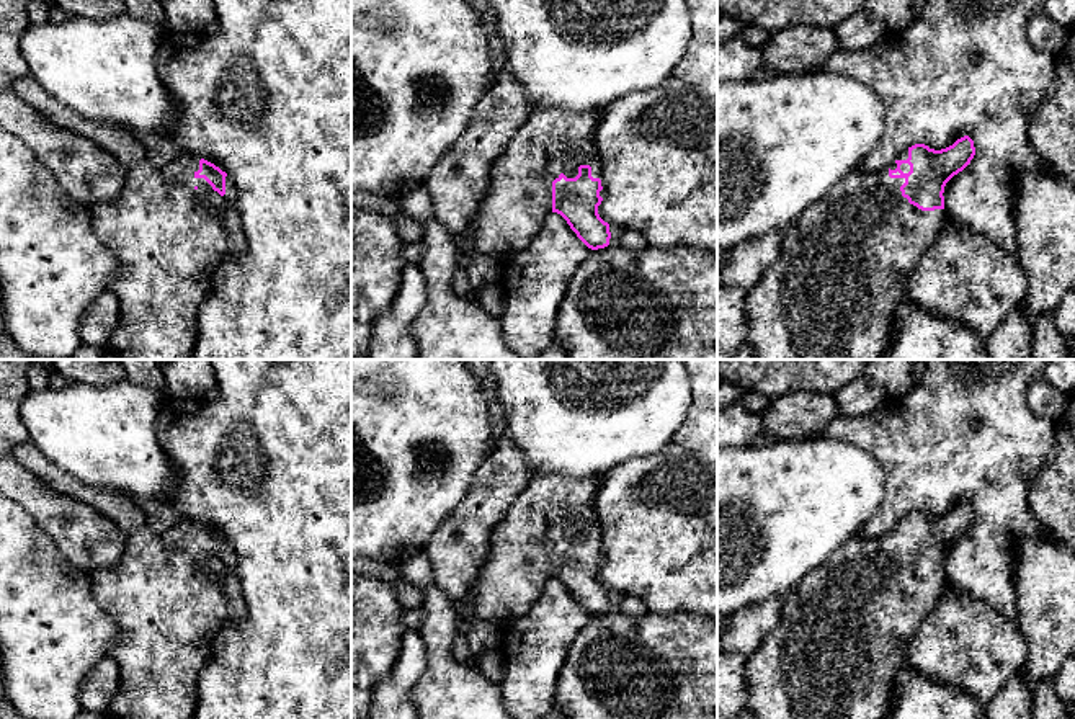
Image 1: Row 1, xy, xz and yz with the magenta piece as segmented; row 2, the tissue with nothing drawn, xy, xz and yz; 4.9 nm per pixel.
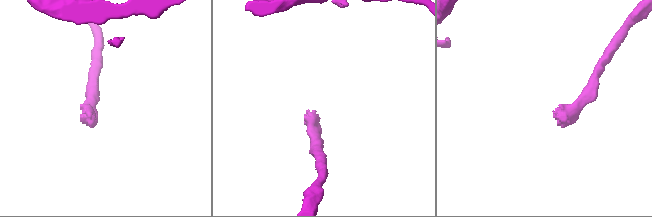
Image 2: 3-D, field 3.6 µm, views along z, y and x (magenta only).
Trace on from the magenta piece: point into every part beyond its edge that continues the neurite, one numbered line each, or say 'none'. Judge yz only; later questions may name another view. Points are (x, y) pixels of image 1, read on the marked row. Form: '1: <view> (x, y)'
1: yz (842, 272)

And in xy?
1: xy (170, 239)

